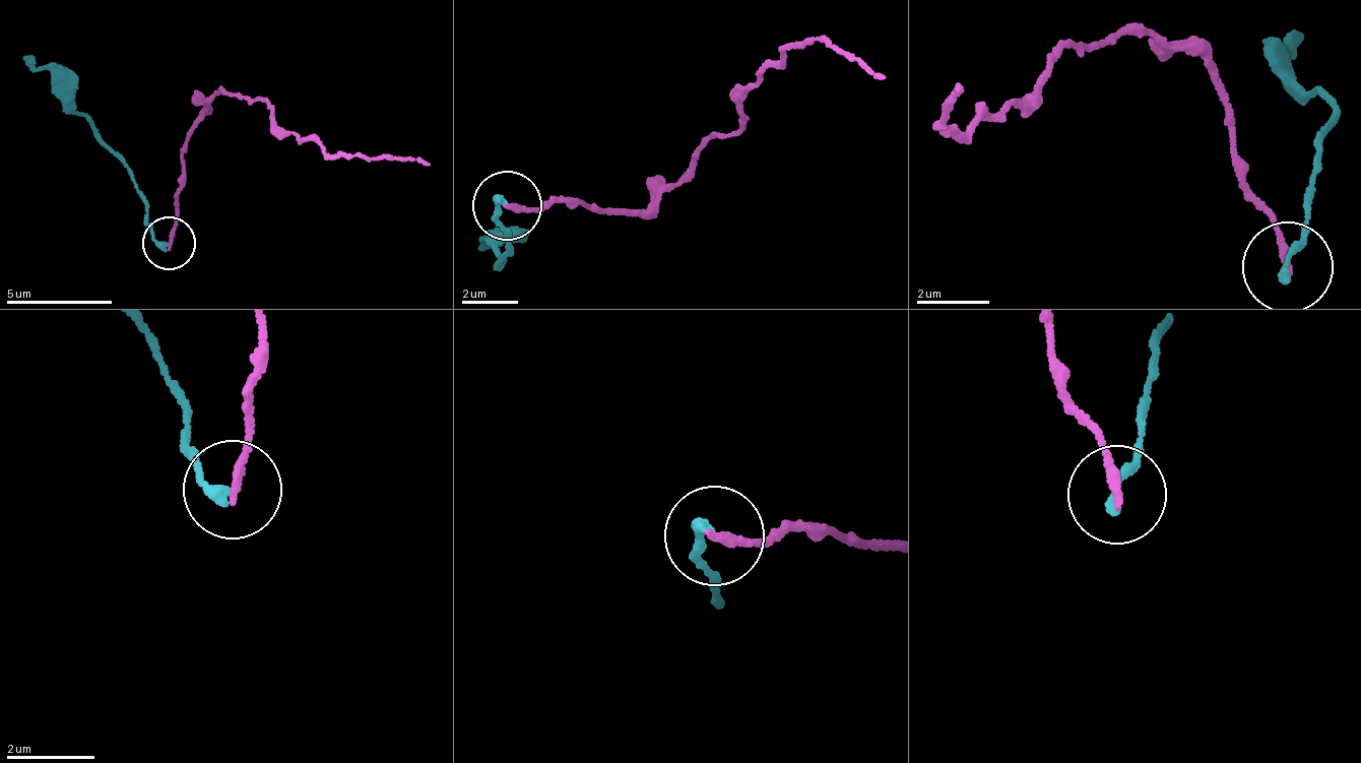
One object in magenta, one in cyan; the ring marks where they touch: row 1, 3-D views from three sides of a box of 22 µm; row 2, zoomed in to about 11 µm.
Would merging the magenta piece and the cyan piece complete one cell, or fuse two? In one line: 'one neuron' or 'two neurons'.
two neurons

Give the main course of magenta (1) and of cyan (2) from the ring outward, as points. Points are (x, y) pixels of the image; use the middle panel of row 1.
1: (508, 203), (651, 203), (718, 132), (736, 129), (743, 94), (785, 50), (825, 39), (884, 76)
2: (508, 203), (496, 204), (515, 251), (501, 268), (503, 233), (481, 251)

